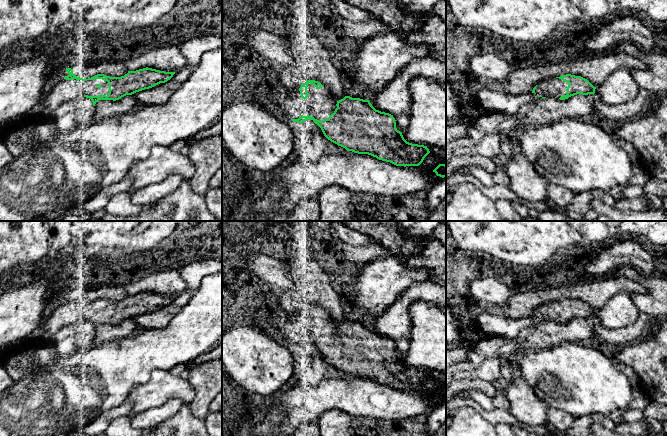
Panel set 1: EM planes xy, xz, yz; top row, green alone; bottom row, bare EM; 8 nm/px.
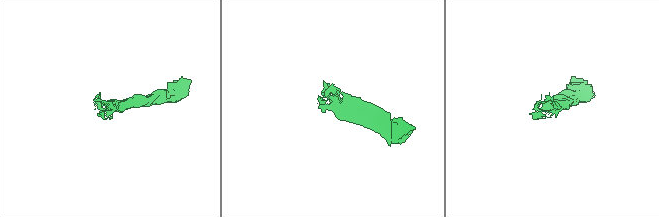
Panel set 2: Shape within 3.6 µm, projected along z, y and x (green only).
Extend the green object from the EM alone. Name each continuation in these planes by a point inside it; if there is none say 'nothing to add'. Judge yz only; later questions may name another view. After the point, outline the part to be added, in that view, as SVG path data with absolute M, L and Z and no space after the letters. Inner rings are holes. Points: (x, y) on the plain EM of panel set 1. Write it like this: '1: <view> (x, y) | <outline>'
1: yz (553, 311) | M549 302L537 309L535 317L538 320L556 321L559 323L563 319L567 318L566 313L568 309L568 306L564 306L559 302Z

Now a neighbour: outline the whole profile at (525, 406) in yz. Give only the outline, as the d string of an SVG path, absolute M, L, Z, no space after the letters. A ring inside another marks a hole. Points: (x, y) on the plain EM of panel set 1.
M522 376L513 378L504 392L510 402L509 412L521 423L530 426L545 425L550 431L566 435L588 436L591 433L591 426L595 423L591 416L575 418L573 424L565 430L559 430L549 423L549 406L537 397Z

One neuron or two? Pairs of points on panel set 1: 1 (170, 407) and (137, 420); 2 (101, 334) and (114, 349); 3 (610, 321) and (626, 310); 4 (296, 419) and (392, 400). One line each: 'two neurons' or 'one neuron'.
1: one neuron
2: two neurons
3: one neuron
4: one neuron

